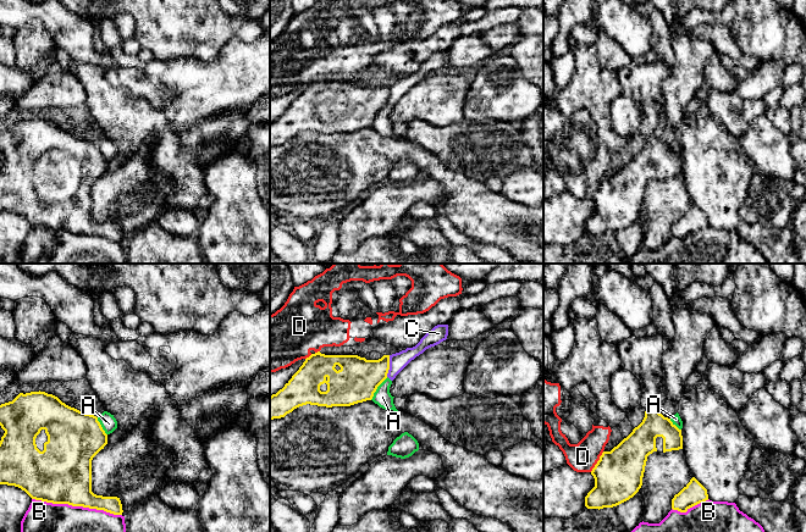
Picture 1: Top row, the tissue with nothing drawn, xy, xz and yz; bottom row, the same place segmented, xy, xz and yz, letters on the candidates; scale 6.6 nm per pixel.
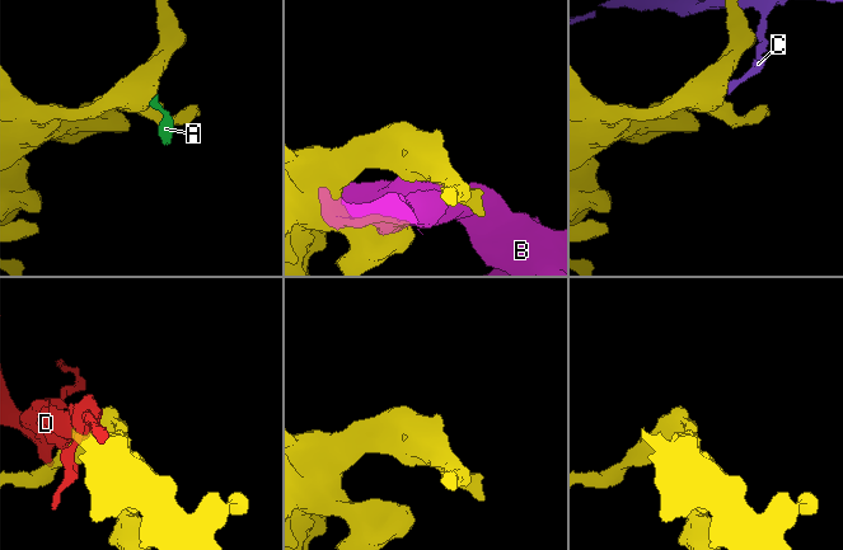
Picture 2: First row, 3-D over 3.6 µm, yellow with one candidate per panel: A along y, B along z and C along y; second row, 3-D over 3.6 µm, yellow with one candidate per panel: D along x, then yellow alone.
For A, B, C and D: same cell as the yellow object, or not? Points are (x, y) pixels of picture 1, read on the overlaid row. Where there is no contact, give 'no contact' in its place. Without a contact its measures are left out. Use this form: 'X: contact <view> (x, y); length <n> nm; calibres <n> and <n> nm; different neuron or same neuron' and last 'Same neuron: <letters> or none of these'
A: contact xz (376, 388); length 190 nm; calibres 280 and 120 nm; different neuron
B: contact xy (77, 505); length 600 nm; calibres 400 and 200 nm; different neuron
C: contact xz (388, 366); length 150 nm; calibres 280 and 110 nm; different neuron
D: contact yz (597, 461); length 160 nm; calibres 320 and 190 nm; different neuron
Same neuron: none of these

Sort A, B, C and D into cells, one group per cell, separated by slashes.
A C / B / D

